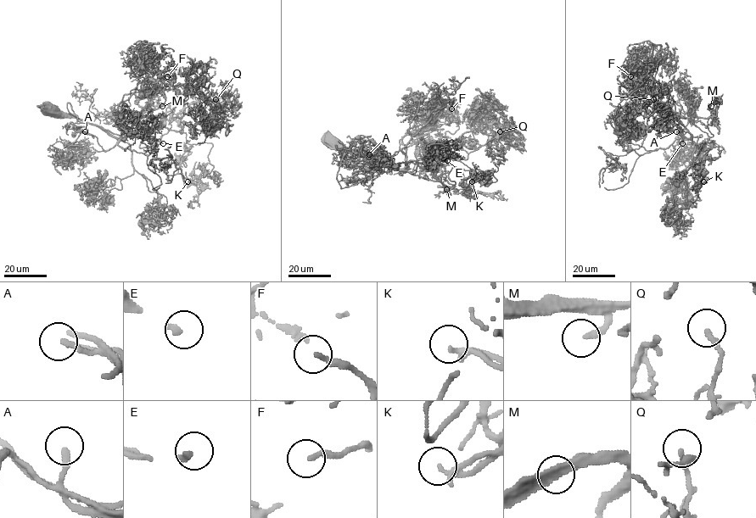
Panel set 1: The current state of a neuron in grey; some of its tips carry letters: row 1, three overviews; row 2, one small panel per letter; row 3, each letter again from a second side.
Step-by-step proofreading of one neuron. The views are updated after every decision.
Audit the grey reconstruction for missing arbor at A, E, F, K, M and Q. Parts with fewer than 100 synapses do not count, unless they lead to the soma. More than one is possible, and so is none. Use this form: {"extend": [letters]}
{"extend": ["A", "E", "F"]}

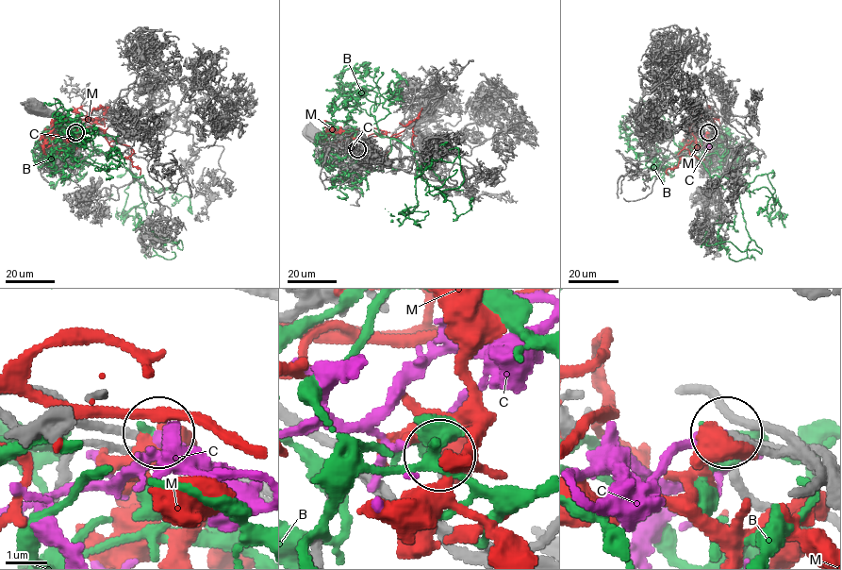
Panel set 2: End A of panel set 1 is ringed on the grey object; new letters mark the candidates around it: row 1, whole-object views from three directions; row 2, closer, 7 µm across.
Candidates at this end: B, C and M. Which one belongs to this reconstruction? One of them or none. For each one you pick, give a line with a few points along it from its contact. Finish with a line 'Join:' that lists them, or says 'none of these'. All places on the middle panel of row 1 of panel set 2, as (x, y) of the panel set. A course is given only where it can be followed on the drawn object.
Join: C

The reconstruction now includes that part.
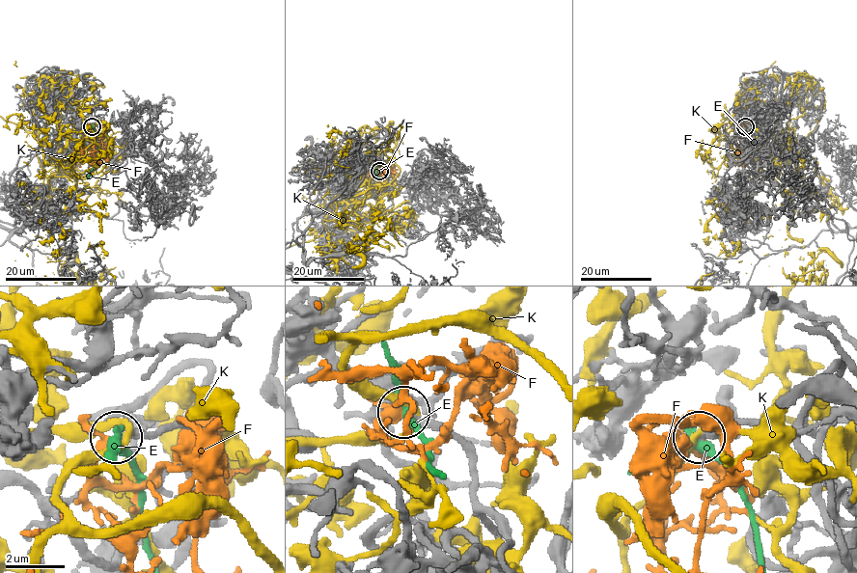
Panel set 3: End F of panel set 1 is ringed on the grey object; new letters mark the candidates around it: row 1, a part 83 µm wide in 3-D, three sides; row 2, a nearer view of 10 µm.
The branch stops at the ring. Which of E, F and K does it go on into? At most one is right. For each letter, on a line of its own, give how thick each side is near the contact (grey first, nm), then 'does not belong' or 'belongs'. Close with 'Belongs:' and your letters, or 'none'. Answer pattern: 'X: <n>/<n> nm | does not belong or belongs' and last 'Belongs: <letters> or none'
E: 240/340 nm | does not belong
F: 220/320 nm | belongs
K: 300/240 nm | does not belong
Belongs: F

